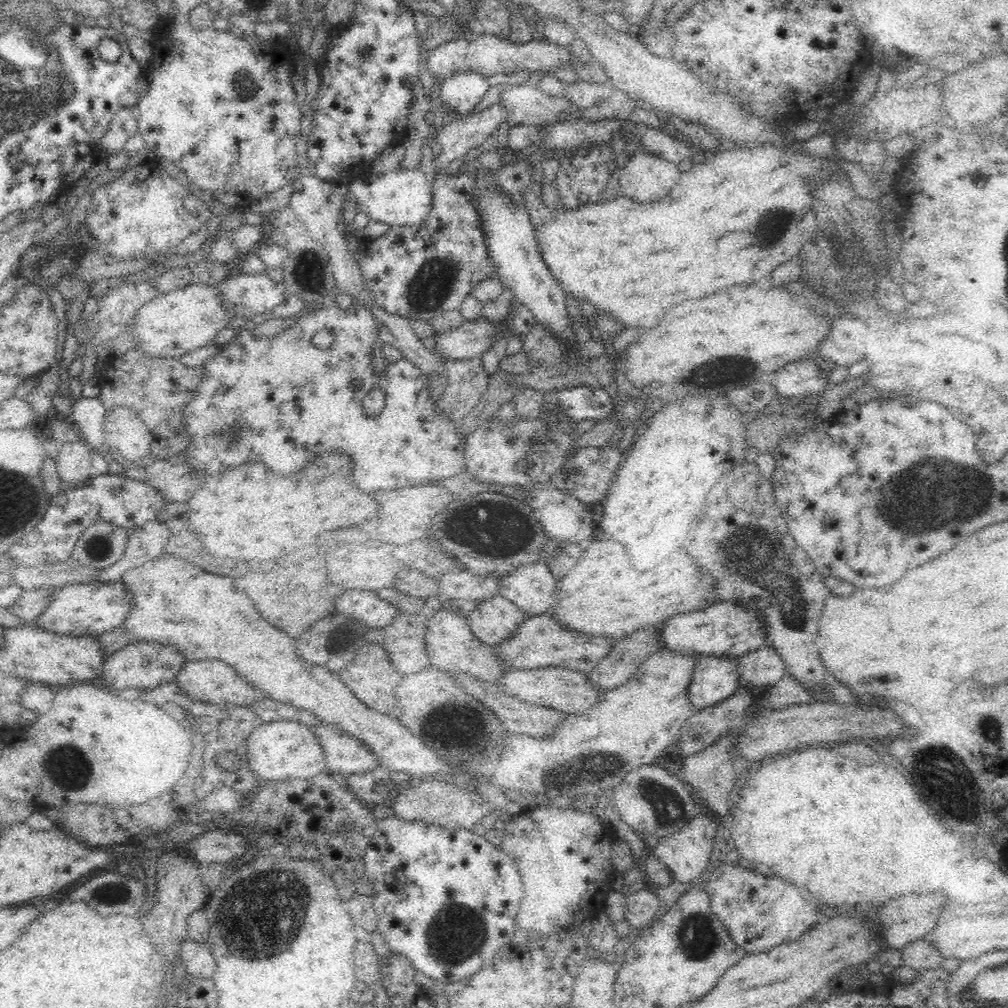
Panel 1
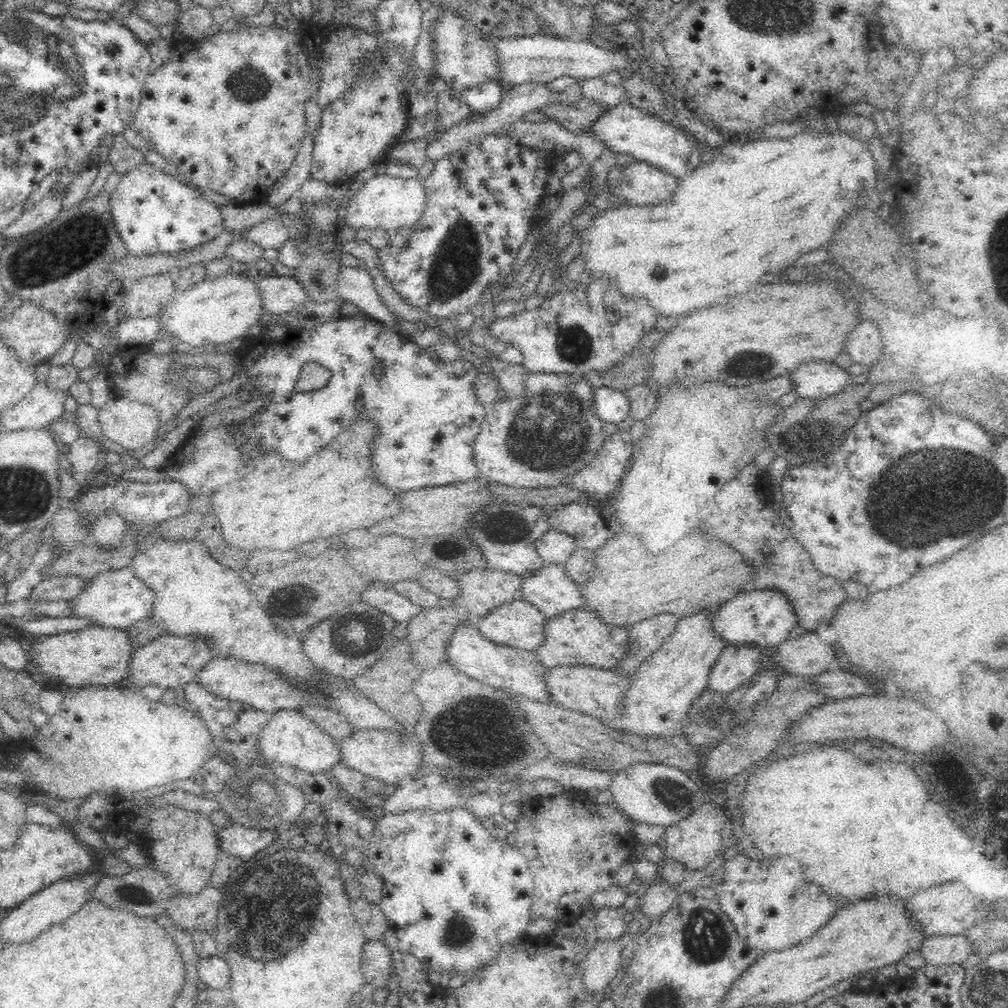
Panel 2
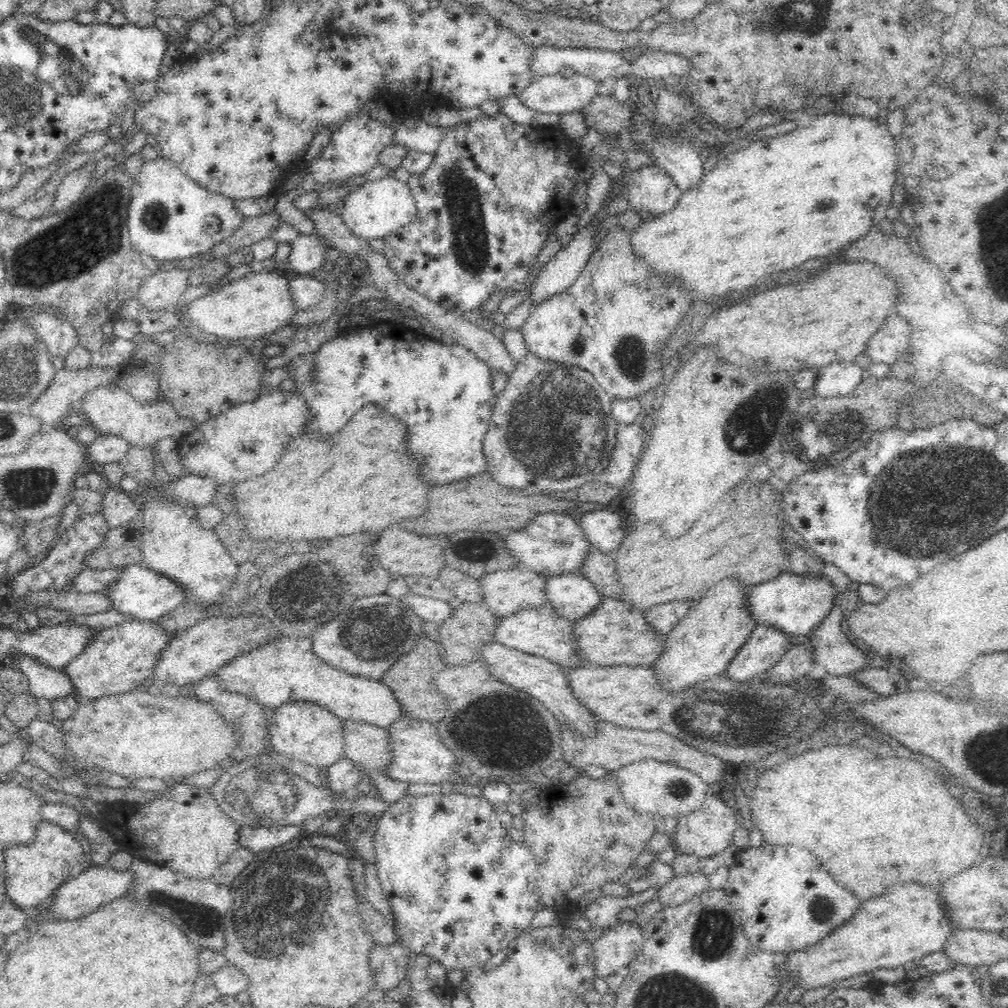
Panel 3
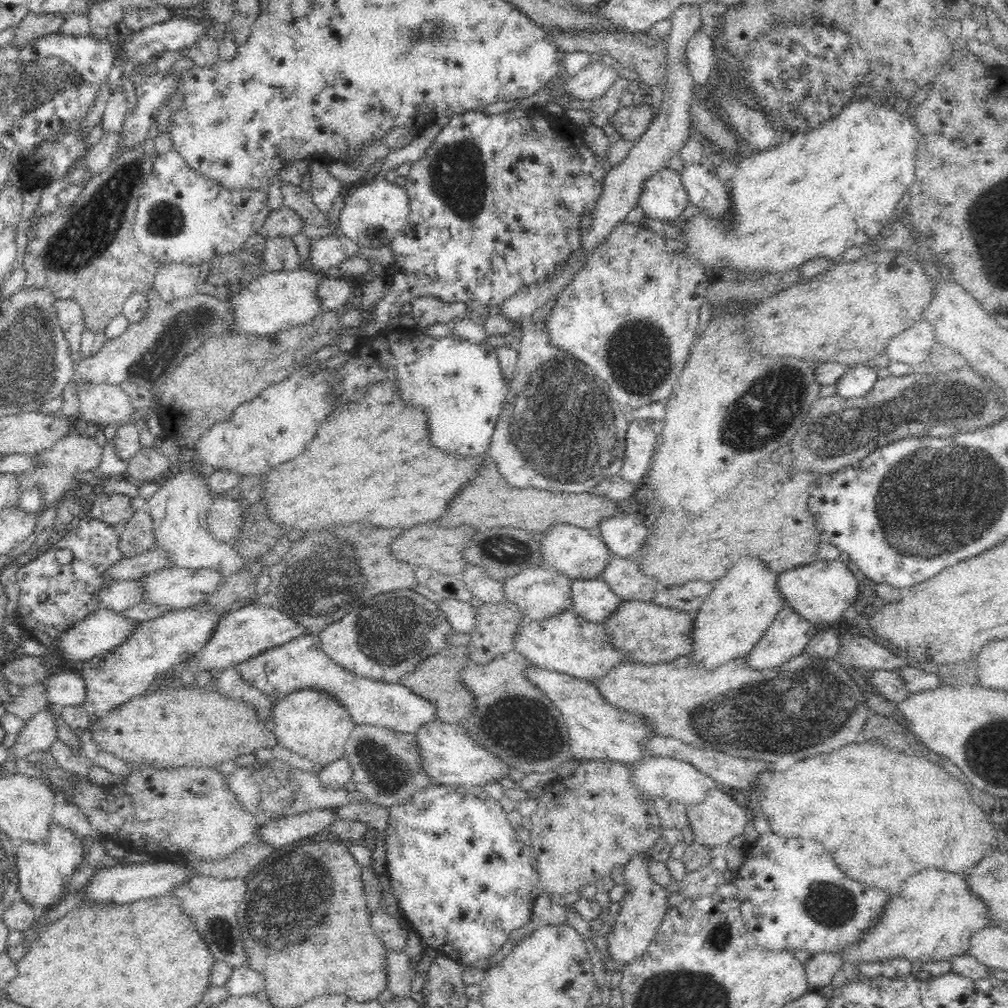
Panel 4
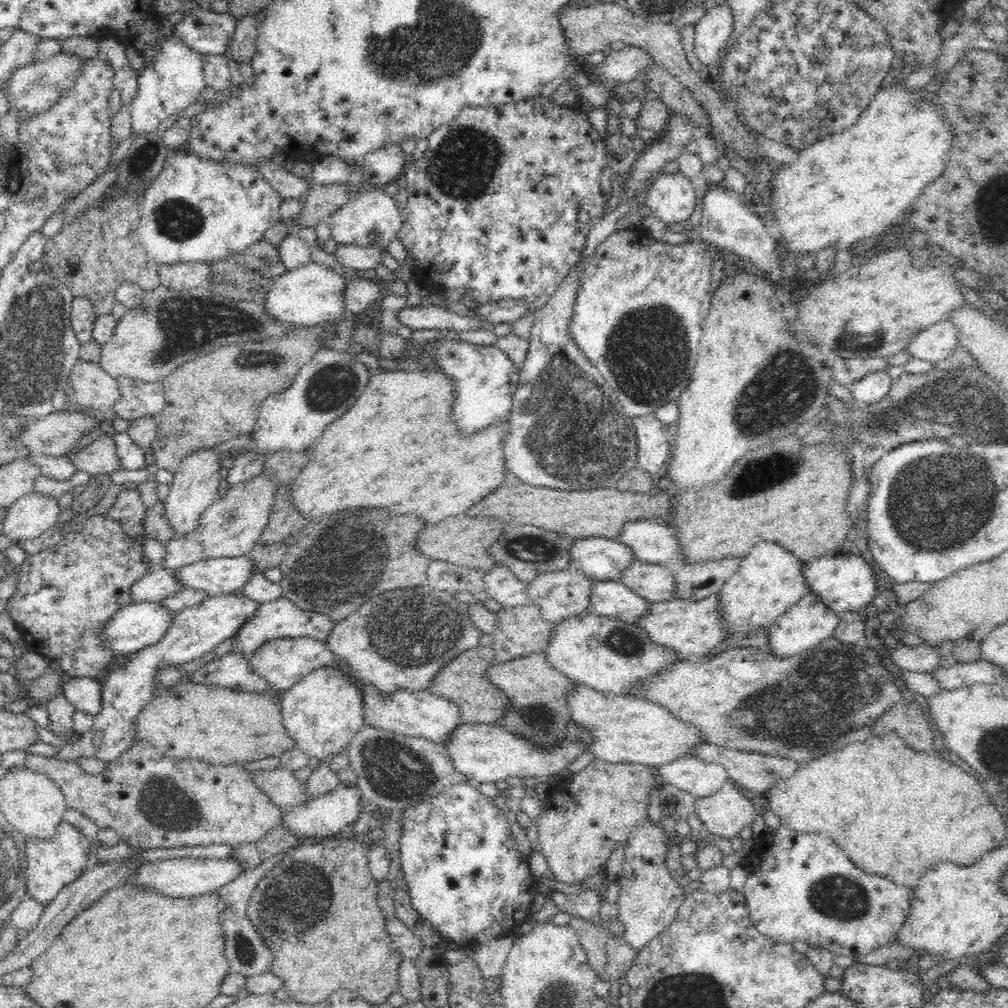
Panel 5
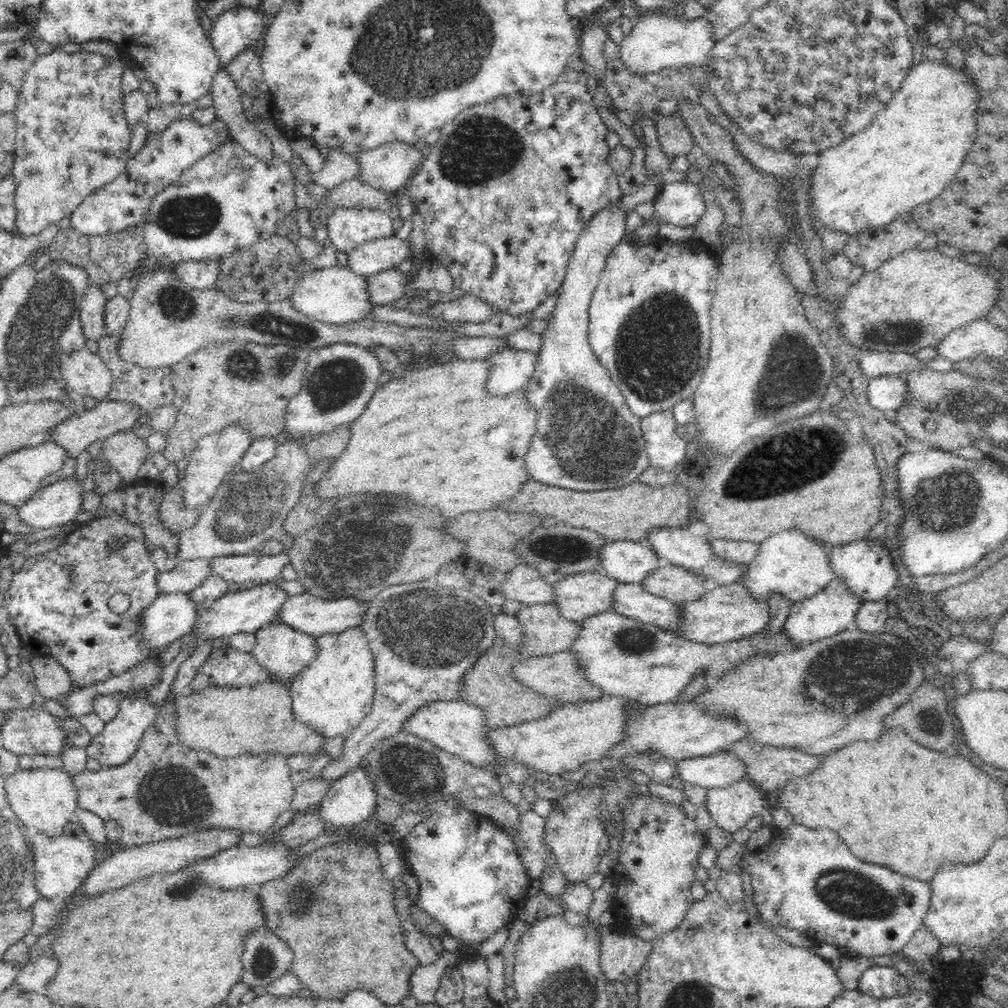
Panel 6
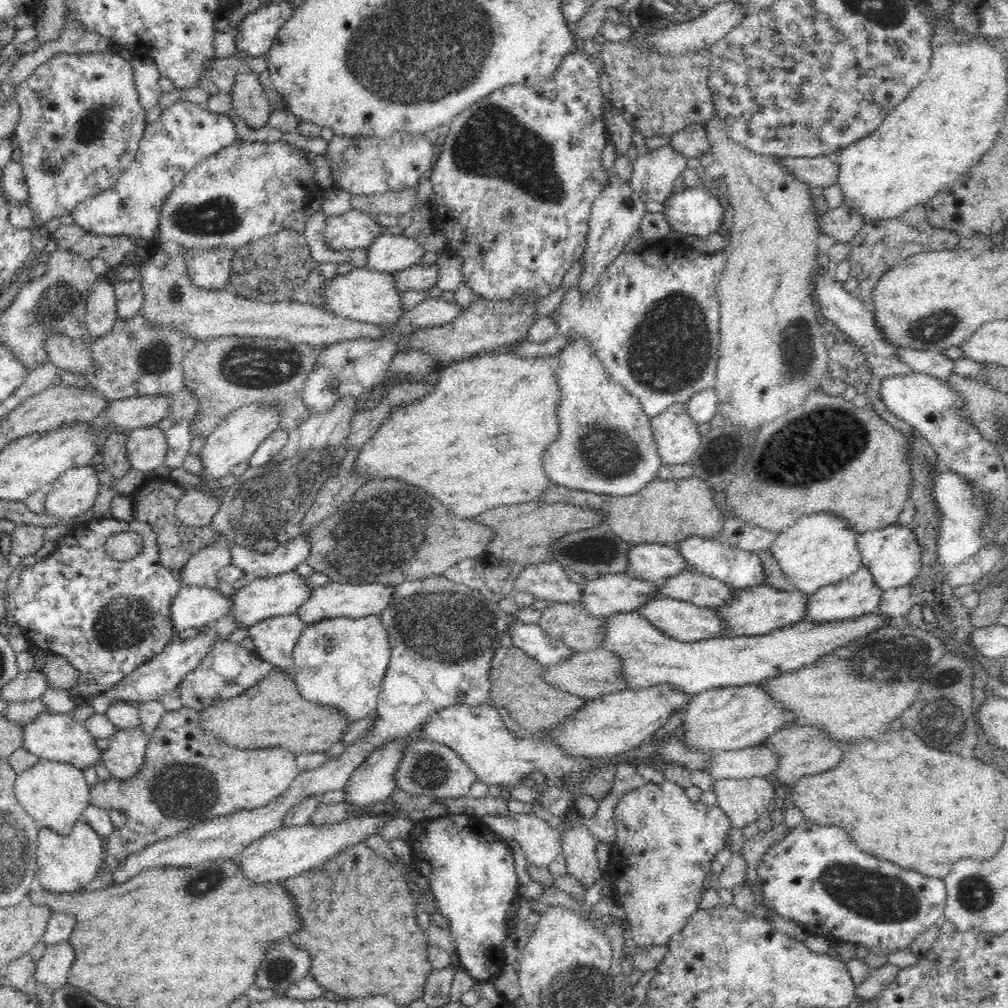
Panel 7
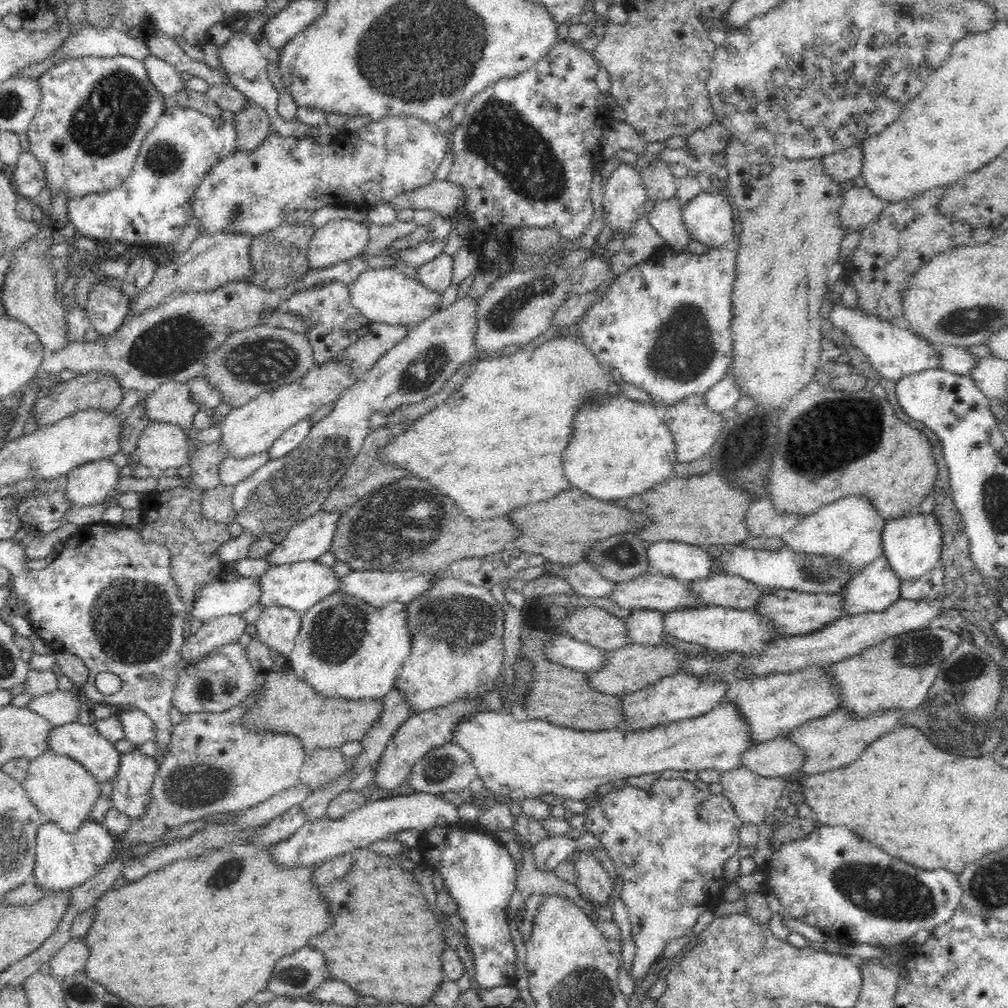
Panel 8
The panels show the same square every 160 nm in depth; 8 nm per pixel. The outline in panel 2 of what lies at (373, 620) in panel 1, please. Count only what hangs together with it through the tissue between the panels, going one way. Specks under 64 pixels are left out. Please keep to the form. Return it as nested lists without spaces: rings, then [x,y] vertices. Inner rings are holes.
[[[368,586],[368,590],[364,590],[362,602],[380,610],[380,613],[390,615],[398,622],[407,622],[424,610],[399,592],[396,594],[395,590],[378,586]]]

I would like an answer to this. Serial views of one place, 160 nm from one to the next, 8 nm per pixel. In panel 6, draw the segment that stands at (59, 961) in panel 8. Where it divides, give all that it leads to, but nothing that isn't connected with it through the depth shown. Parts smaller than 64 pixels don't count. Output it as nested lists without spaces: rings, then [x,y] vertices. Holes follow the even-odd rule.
[[[50,950],[25,964],[15,978],[15,984],[26,991],[44,993],[46,983],[54,978],[58,967],[59,961],[54,959],[54,953]]]

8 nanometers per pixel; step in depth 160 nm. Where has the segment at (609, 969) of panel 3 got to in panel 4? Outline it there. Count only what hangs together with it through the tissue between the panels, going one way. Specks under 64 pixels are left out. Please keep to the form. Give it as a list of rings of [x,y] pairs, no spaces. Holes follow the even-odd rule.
[[[648,852],[641,853],[635,855],[635,858],[626,864],[623,884],[625,893],[620,902],[620,910],[613,917],[615,920],[613,928],[604,933],[608,941],[608,949],[603,955],[622,965],[645,954],[652,940],[655,940],[656,929],[661,925],[669,909],[667,896],[670,893],[652,880],[646,865],[648,859],[652,859]]]

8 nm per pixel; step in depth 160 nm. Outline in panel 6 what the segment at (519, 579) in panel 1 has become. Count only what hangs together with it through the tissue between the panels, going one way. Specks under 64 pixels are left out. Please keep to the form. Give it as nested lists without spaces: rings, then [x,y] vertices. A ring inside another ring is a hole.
[[[618,583],[613,590],[612,611],[675,632],[681,625],[680,603],[650,594],[640,583]]]

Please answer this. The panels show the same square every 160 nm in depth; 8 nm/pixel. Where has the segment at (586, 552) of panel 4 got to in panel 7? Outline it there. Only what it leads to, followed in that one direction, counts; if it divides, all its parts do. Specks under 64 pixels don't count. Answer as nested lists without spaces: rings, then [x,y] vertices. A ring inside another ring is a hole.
[[[632,544],[627,559],[625,574],[650,582],[678,576],[690,568],[674,544]]]

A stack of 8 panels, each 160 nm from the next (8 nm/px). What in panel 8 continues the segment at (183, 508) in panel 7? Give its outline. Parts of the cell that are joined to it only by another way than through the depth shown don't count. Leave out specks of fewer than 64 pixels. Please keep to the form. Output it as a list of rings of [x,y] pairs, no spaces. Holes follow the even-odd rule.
[[[219,485],[201,493],[201,511],[208,524],[233,522],[232,493],[234,486]]]

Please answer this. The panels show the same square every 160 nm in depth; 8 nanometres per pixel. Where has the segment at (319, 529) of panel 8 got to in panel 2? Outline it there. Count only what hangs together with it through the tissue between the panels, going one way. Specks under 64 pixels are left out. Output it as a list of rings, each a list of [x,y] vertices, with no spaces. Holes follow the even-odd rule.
[[[131,567],[110,569],[91,578],[82,592],[70,603],[72,617],[90,619],[93,624],[106,628],[127,629],[152,616],[153,592],[134,573]]]

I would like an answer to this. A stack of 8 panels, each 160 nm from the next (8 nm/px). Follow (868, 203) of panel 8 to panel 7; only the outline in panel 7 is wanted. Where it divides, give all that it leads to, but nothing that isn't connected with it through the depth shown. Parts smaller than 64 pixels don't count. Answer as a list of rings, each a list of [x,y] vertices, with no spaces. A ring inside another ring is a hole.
[[[847,204],[830,209],[818,216],[817,225],[819,229],[828,234],[830,238],[834,238],[836,242],[850,242],[858,231],[866,224],[861,214],[853,214]]]

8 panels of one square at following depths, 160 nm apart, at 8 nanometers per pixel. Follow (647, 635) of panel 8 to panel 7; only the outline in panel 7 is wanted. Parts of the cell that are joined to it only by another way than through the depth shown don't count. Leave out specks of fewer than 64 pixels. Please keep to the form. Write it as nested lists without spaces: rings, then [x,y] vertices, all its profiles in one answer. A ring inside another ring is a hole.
[[[634,611],[605,618],[605,637],[601,648],[619,656],[621,672],[628,689],[669,684],[678,691],[695,695],[720,687],[758,685],[765,678],[801,669],[852,639],[882,627],[897,625],[908,626],[906,619],[889,620],[874,612],[854,620],[834,620],[824,624],[802,619],[768,634],[756,636],[724,636],[680,642],[664,635],[649,620]]]

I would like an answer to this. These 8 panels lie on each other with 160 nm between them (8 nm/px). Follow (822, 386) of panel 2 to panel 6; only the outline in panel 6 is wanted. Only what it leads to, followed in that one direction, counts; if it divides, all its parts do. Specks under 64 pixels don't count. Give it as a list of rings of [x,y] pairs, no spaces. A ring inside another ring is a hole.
[[[897,375],[870,379],[867,388],[867,404],[874,409],[893,414],[906,406],[908,398],[906,381],[902,381]]]

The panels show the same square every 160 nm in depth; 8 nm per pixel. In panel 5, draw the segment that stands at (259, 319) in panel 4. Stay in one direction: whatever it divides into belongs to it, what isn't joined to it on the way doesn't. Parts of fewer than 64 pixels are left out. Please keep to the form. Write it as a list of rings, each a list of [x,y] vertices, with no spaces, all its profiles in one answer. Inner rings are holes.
[[[308,262],[281,274],[272,284],[262,300],[264,310],[276,322],[302,327],[338,320],[346,310],[343,290],[348,280],[330,267]]]

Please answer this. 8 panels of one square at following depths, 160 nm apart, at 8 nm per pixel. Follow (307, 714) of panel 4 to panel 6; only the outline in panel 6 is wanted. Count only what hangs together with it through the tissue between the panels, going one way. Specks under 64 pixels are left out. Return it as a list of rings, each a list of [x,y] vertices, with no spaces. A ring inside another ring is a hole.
[[[359,627],[348,628],[338,634],[324,634],[316,638],[316,658],[289,684],[292,710],[296,720],[317,730],[323,738],[349,735],[370,712],[375,693],[375,662],[368,639]]]

